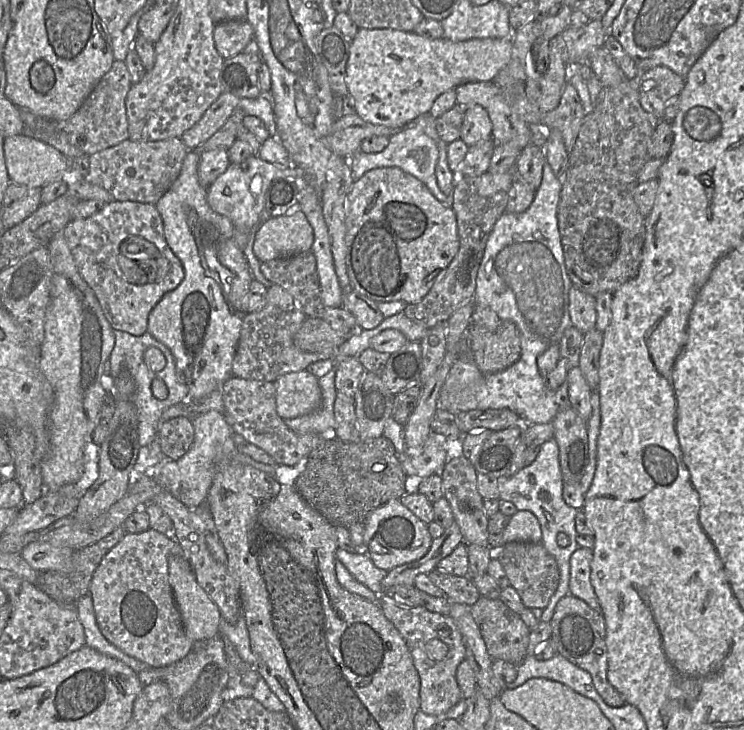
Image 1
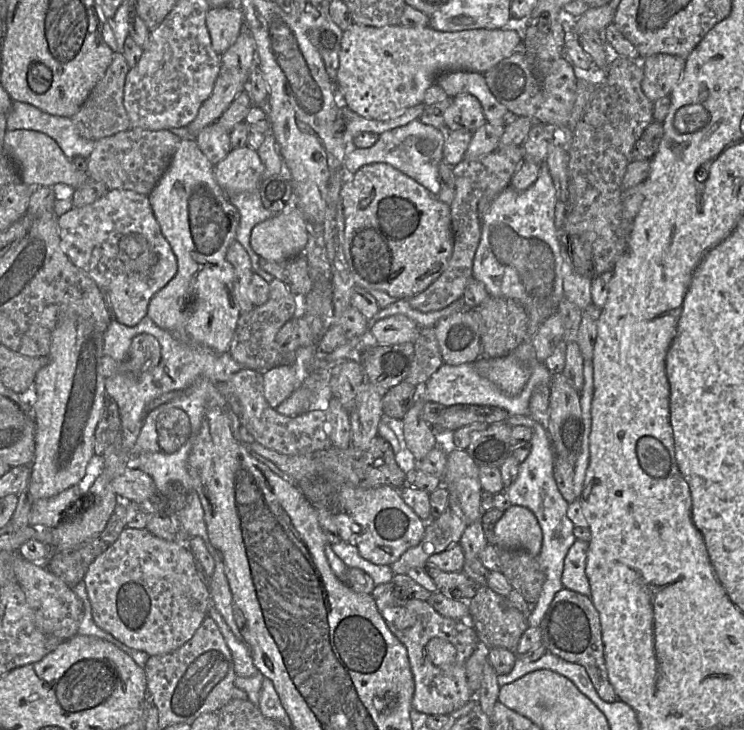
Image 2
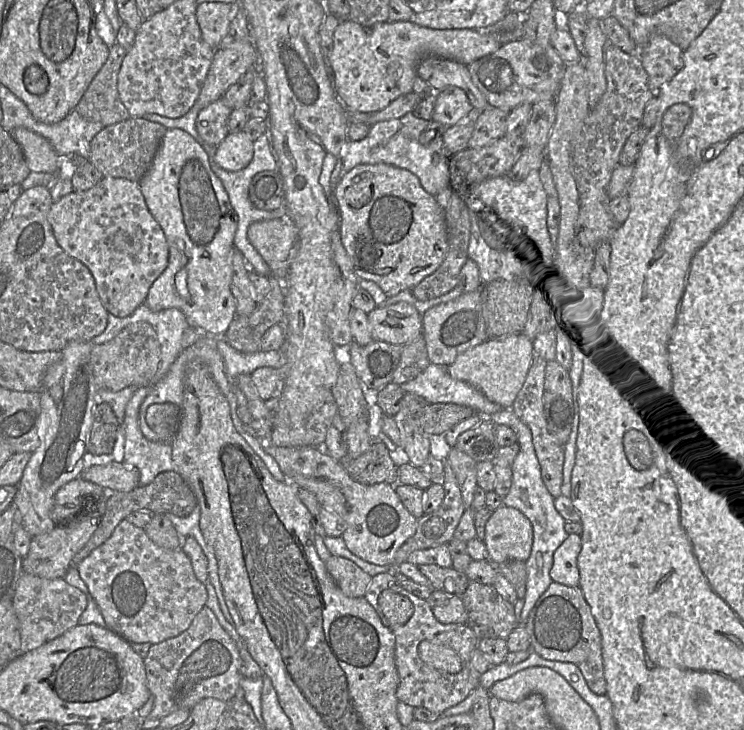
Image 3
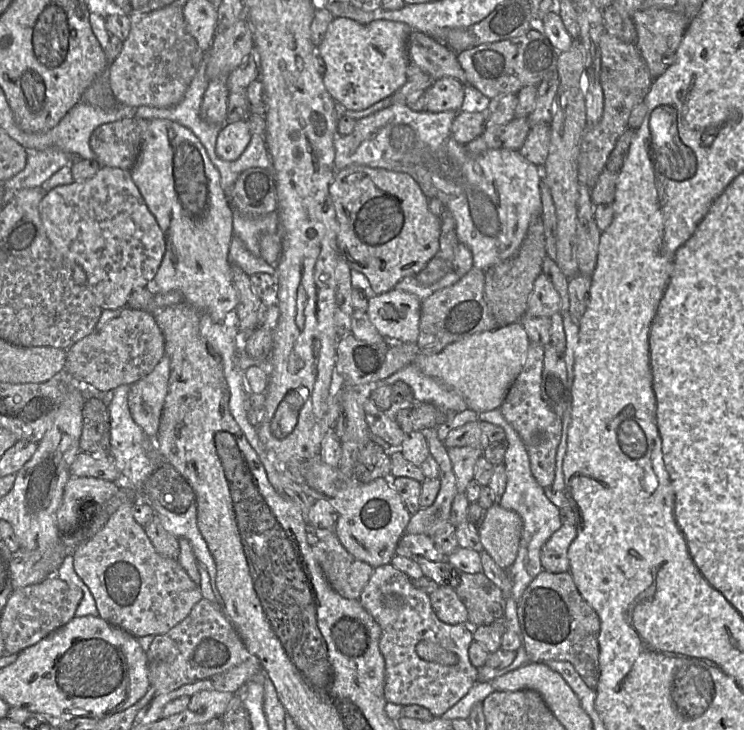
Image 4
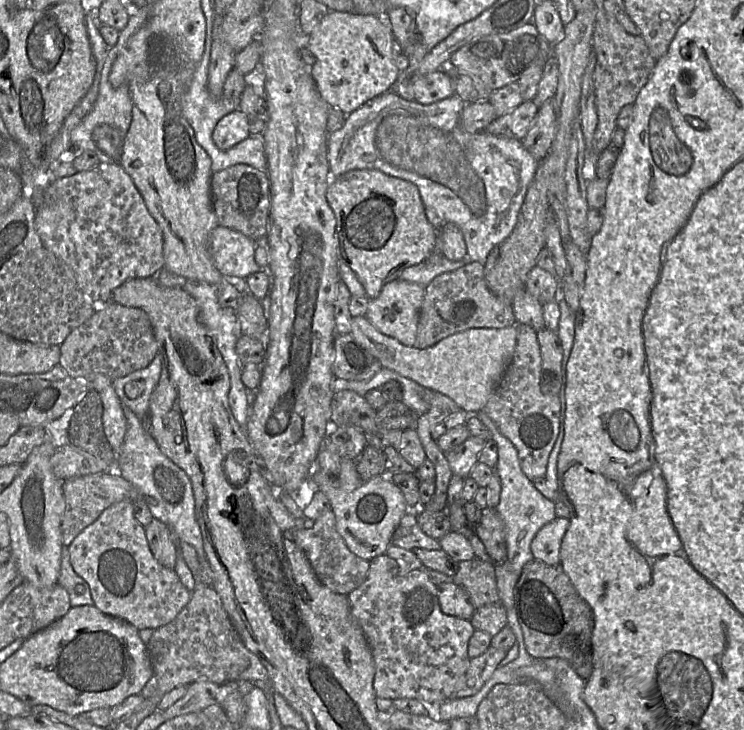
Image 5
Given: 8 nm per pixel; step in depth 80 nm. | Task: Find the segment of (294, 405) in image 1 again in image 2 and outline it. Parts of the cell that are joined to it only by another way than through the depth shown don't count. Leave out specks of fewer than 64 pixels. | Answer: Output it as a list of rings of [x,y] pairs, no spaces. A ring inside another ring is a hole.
[[[297,364],[290,366],[276,366],[263,376],[263,393],[270,407],[277,408],[295,390],[297,390],[307,376],[304,366]]]

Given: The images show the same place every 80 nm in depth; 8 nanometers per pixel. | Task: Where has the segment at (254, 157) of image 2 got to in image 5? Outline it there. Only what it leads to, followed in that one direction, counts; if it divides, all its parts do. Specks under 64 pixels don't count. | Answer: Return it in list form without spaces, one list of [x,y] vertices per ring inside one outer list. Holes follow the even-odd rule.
[[[239,108],[222,117],[213,131],[213,140],[221,150],[228,150],[250,137],[250,121]]]

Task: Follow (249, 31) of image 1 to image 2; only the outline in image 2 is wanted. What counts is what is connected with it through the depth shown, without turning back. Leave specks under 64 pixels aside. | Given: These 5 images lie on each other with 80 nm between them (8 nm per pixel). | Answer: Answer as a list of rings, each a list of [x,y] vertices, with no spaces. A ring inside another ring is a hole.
[[[238,6],[210,8],[206,26],[214,51],[221,55],[236,42],[245,27],[243,13]]]

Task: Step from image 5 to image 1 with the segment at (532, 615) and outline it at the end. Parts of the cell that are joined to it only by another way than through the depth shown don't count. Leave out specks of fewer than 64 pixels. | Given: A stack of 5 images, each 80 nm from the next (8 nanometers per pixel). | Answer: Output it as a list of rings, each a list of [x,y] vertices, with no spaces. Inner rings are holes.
[[[568,594],[557,602],[550,620],[550,626],[550,641],[556,647],[558,654],[591,674],[597,692],[607,705],[610,707],[623,706],[626,701],[607,678],[606,626],[602,613],[592,609],[583,600]]]

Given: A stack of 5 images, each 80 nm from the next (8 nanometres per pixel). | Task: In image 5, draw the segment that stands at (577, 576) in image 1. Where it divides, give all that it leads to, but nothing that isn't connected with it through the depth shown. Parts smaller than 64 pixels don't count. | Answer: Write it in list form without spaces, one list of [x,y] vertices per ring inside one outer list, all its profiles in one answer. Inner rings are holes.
[[[556,517],[537,532],[531,542],[535,559],[548,565],[560,564],[560,547],[569,523],[567,518]]]

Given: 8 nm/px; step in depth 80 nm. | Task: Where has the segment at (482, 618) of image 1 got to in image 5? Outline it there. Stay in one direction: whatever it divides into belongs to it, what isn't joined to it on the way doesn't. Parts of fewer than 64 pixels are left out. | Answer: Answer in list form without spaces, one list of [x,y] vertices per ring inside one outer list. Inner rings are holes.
[[[478,558],[457,564],[452,582],[464,590],[474,609],[499,603],[494,566]]]

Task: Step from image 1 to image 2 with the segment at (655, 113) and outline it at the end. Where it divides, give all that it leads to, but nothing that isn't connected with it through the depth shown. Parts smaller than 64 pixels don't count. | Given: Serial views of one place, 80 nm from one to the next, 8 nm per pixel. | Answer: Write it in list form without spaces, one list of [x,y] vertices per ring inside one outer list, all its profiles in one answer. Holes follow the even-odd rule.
[[[655,54],[641,62],[644,71],[642,90],[646,97],[654,103],[670,96],[682,78],[685,61],[670,54]]]

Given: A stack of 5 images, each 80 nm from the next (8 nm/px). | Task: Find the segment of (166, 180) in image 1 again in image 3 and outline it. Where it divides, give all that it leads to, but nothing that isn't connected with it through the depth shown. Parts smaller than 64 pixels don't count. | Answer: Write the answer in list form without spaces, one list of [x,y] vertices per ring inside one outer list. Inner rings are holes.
[[[144,118],[129,119],[106,126],[91,141],[90,162],[103,176],[124,178],[138,182],[150,169],[167,129]]]

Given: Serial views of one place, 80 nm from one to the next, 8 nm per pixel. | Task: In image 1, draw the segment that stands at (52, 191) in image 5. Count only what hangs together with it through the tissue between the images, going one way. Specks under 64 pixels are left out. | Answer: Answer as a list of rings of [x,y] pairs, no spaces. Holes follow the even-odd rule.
[[[114,200],[87,218],[72,219],[63,229],[63,235],[112,328],[134,336],[146,333],[151,310],[184,277],[182,265],[166,241],[163,220],[155,205]],[[149,258],[158,265],[156,281],[131,283],[131,275],[136,275],[140,262]]]

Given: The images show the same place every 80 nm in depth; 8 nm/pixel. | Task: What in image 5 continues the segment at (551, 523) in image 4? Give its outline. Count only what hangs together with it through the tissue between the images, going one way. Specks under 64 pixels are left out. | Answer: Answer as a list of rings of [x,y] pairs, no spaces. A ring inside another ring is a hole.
[[[483,411],[478,412],[477,415],[490,431],[492,439],[498,447],[498,461],[495,466],[495,473],[501,481],[501,494],[496,510],[506,525],[507,558],[516,571],[517,583],[525,564],[535,559],[531,551],[533,538],[544,525],[557,517],[555,503],[547,499],[522,471],[517,449],[509,439],[500,433],[493,420]]]

